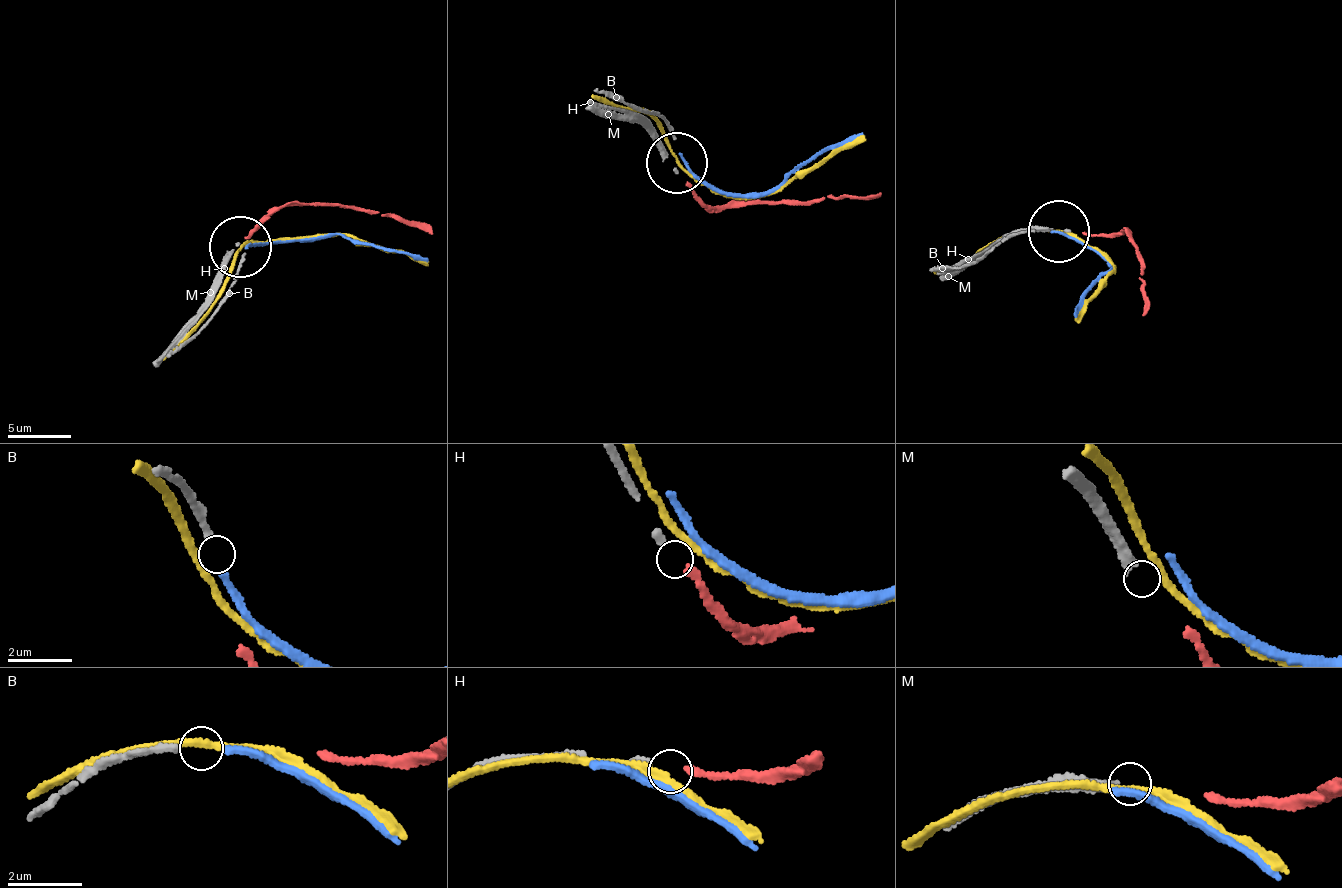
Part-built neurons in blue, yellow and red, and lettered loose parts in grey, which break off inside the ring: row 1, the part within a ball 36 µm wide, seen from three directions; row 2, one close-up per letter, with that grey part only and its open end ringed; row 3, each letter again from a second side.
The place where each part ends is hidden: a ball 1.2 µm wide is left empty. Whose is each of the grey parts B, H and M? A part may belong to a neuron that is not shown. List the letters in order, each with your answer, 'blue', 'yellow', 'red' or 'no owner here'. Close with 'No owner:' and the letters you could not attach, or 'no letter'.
B: blue
H: red
M: no owner here
No owner: M

